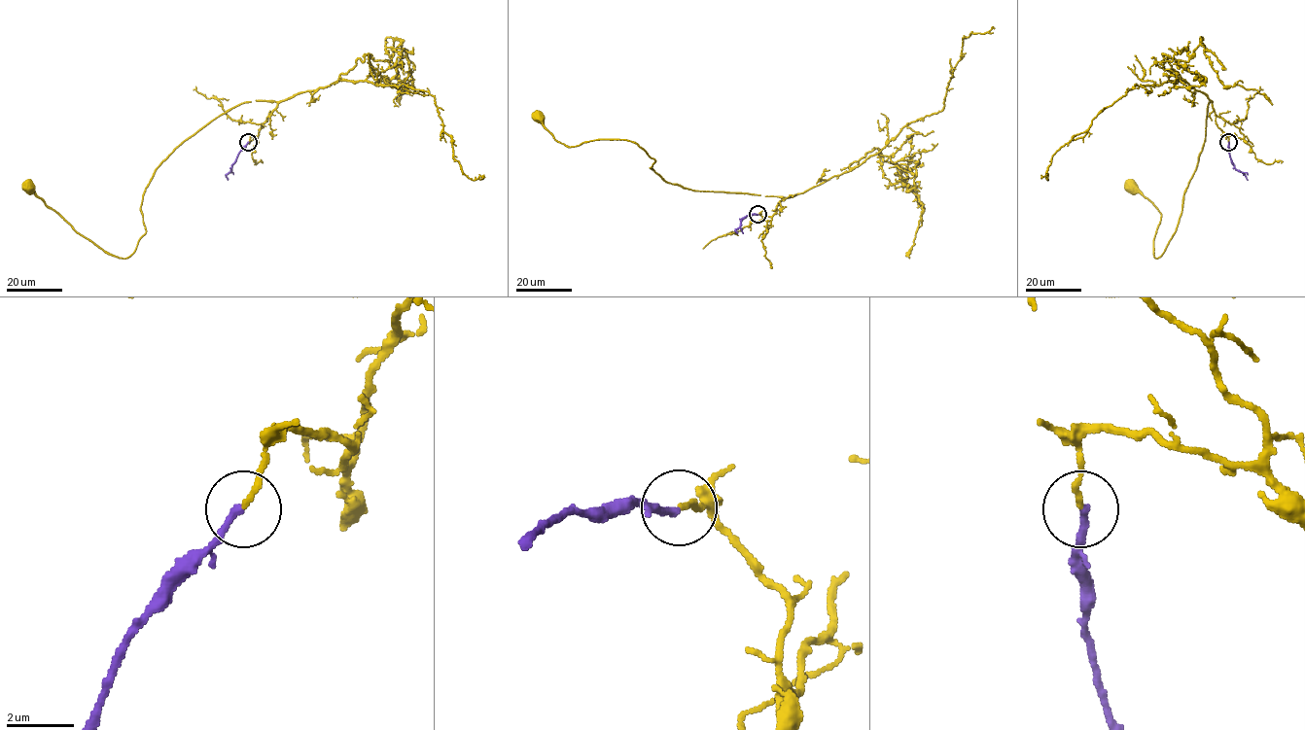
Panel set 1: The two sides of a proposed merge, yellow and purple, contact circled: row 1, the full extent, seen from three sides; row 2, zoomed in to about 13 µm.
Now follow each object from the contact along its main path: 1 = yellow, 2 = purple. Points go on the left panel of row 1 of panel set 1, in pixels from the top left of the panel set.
1: (248, 142), (277, 103), (228, 109), (162, 162), (143, 194), (145, 233), (126, 259), (80, 234), (27, 187)
2: (248, 142), (226, 175), (228, 179)

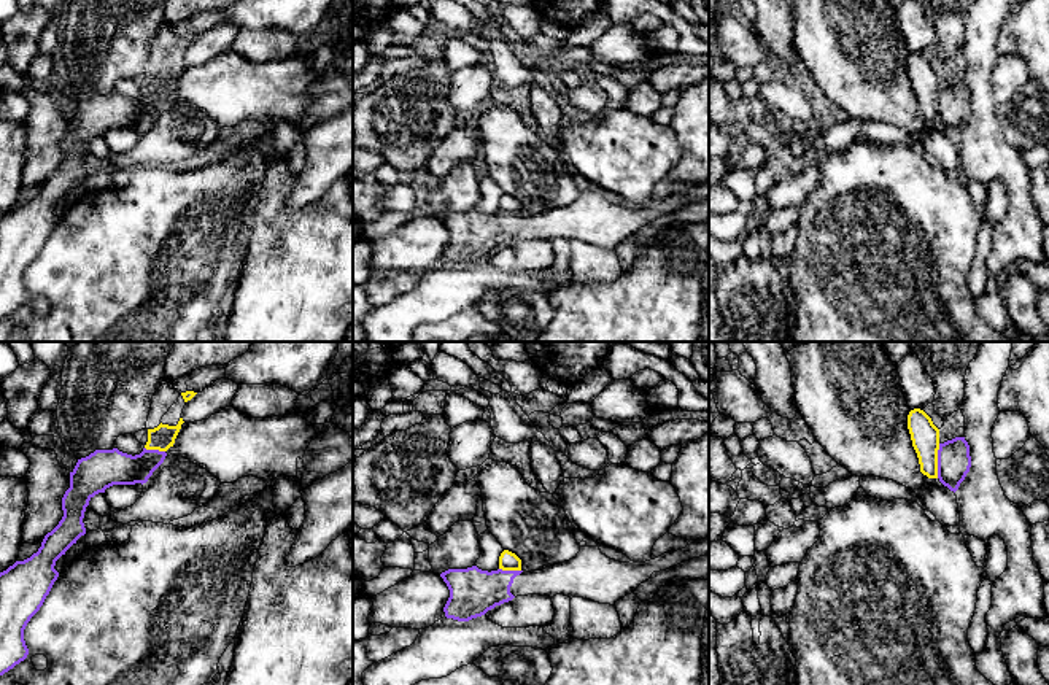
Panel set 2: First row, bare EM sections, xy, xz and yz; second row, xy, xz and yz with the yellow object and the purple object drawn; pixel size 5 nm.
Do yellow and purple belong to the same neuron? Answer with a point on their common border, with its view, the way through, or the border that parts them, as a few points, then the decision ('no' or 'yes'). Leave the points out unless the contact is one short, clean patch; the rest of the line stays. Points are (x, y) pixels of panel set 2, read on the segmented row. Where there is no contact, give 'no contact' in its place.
yz (936, 461) | along yz (940, 444), (936, 477) | no

